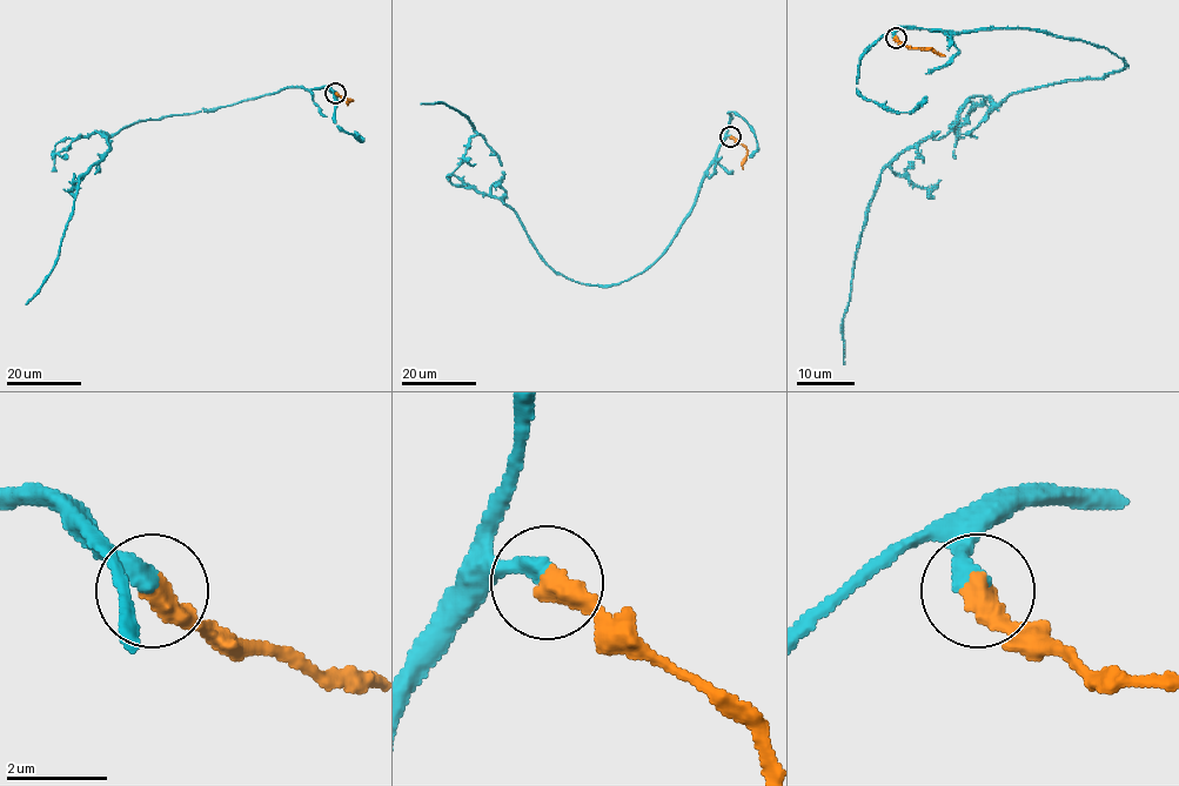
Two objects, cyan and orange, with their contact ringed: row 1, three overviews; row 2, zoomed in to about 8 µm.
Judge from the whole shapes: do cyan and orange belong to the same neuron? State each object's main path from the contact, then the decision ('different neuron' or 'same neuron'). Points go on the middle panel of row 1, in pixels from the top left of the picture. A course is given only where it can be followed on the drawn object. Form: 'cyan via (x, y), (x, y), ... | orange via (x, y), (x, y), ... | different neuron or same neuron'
cyan via (731, 136), (663, 252), (617, 283), (581, 283), (553, 269), (490, 193), (503, 173), (467, 118), (421, 103) | orange via (731, 136), (747, 149), (743, 169) | same neuron

